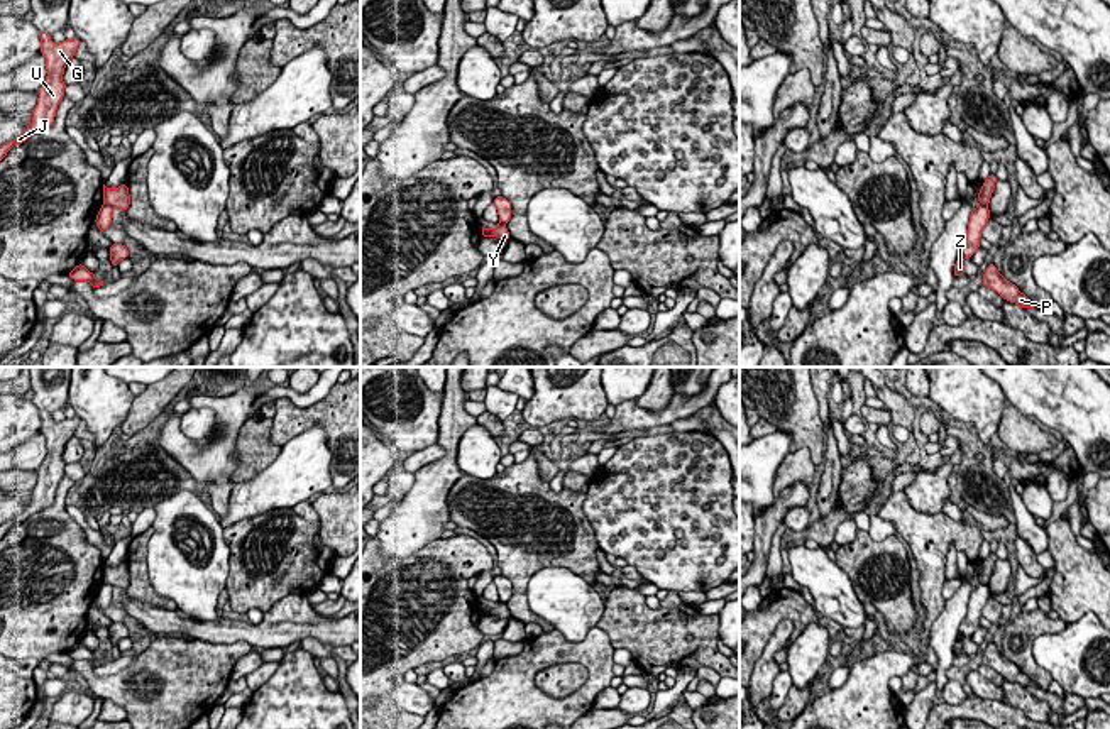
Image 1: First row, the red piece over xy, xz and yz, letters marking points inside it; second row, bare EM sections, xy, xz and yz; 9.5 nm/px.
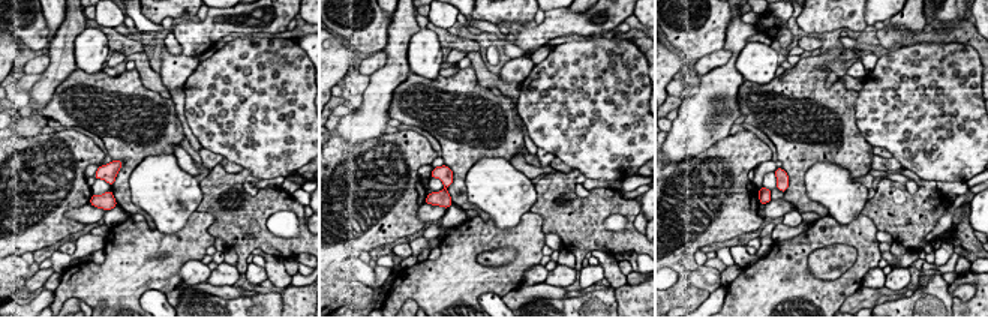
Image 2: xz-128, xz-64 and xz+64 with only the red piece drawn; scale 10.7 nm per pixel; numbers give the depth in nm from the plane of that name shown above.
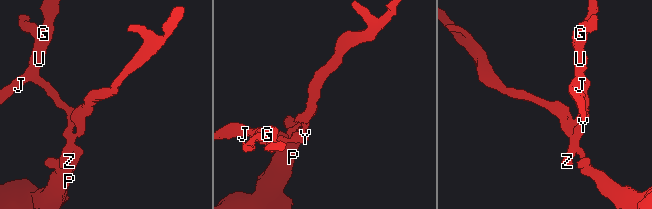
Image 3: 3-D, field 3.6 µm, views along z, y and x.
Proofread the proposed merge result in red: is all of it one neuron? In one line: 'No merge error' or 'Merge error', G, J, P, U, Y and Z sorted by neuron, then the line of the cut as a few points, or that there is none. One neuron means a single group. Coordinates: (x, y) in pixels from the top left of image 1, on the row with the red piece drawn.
Merge error. Groups: G J U Y / P Z. Split along xy (104, 203), (112, 207)

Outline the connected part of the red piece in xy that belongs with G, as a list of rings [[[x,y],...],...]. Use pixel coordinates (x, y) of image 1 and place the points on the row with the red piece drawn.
[[[39,32],[39,37],[41,37],[41,54],[46,58],[47,76],[37,91],[39,95],[37,105],[27,117],[30,123],[14,140],[0,145],[0,161],[7,156],[7,152],[14,145],[22,144],[34,134],[49,129],[54,123],[58,105],[64,96],[66,88],[66,83],[63,81],[64,68],[74,58],[74,52],[80,46],[80,39],[73,37],[56,44],[51,41],[51,34],[47,32]]]

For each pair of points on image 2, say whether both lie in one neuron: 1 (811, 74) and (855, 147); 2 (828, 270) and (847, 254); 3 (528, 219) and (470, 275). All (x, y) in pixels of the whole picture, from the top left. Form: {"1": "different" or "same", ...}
{"1": "same", "2": "same", "3": "same"}

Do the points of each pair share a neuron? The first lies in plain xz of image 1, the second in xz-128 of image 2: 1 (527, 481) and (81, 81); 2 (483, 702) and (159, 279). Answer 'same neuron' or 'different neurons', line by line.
1: same neuron
2: same neuron

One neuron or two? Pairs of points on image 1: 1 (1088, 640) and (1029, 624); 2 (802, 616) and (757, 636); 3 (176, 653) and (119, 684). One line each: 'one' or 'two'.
1: two
2: one
3: one

